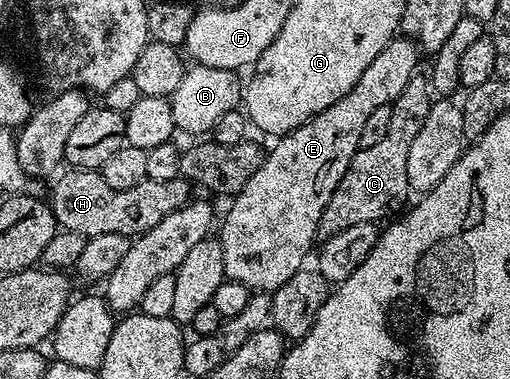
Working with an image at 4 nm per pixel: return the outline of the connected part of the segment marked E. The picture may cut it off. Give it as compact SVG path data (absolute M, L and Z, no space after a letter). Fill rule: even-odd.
M397 35L386 47L382 47L382 55L362 71L362 79L354 83L354 87L338 103L326 107L318 115L314 115L302 127L283 134L276 146L267 150L264 162L258 171L251 176L250 181L242 187L240 193L231 198L232 206L224 217L224 222L218 225L218 240L222 247L225 263L225 278L234 283L242 283L253 291L273 291L282 287L292 275L305 268L308 252L317 244L318 223L322 219L322 211L326 211L326 203L330 203L330 195L338 187L342 175L350 167L354 155L360 149L362 127L366 119L378 107L391 105L402 95L406 83L417 76L416 64L422 58L417 42L410 37Z

